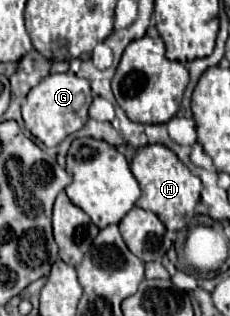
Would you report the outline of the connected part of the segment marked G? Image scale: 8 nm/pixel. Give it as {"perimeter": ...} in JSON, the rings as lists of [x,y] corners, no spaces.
{"perimeter":[[[73,72],[65,74],[49,74],[43,78],[25,98],[23,102],[23,122],[25,128],[41,140],[45,146],[61,144],[69,134],[81,130],[87,122],[87,110],[91,106],[91,86],[89,80],[75,76]]]}

